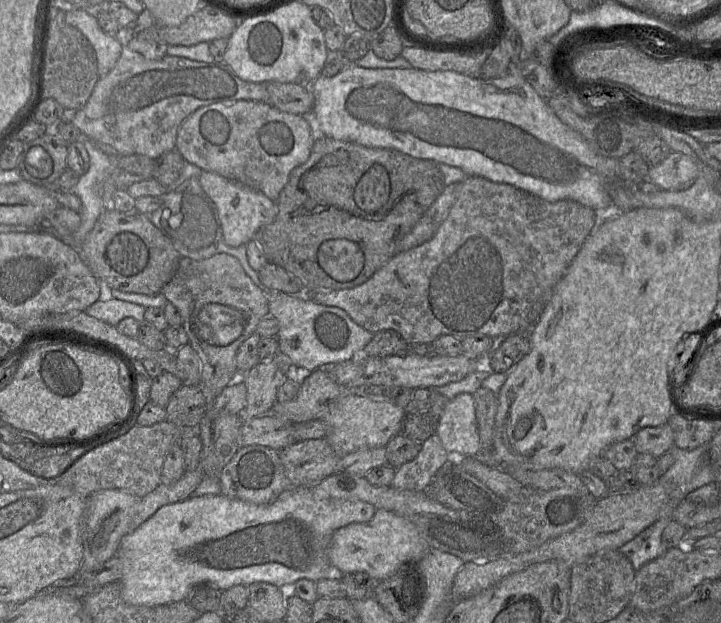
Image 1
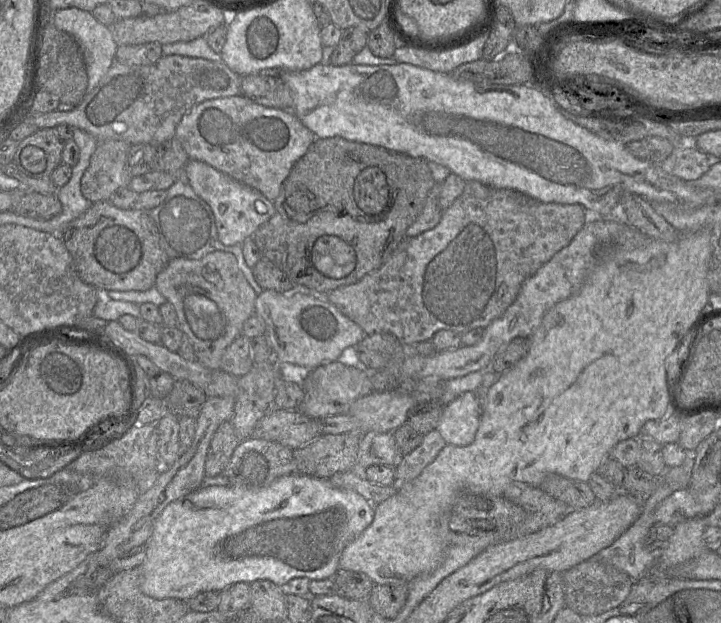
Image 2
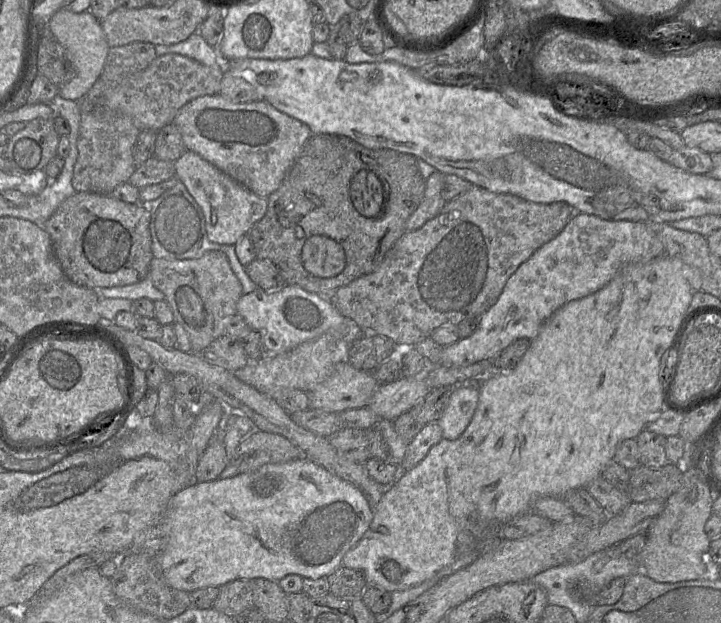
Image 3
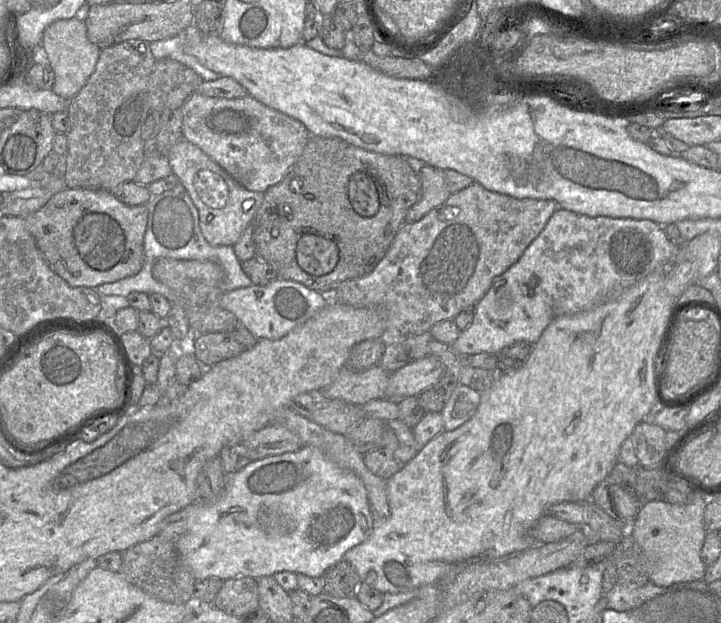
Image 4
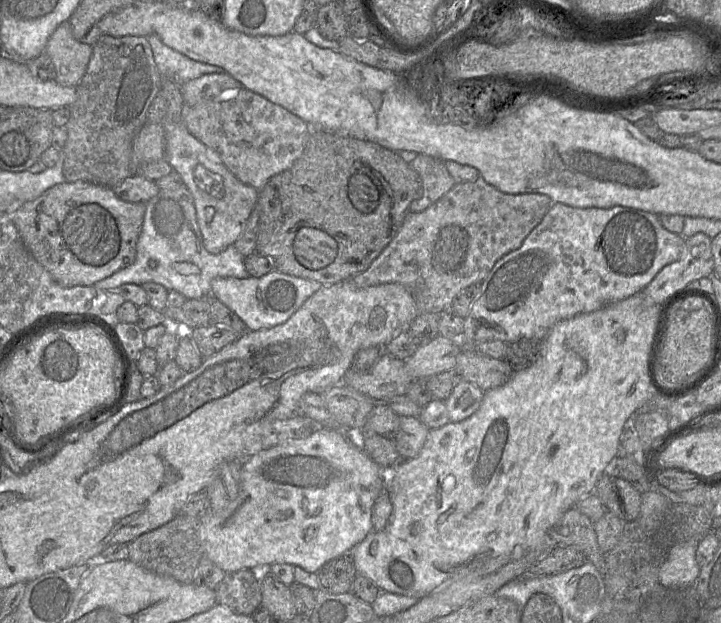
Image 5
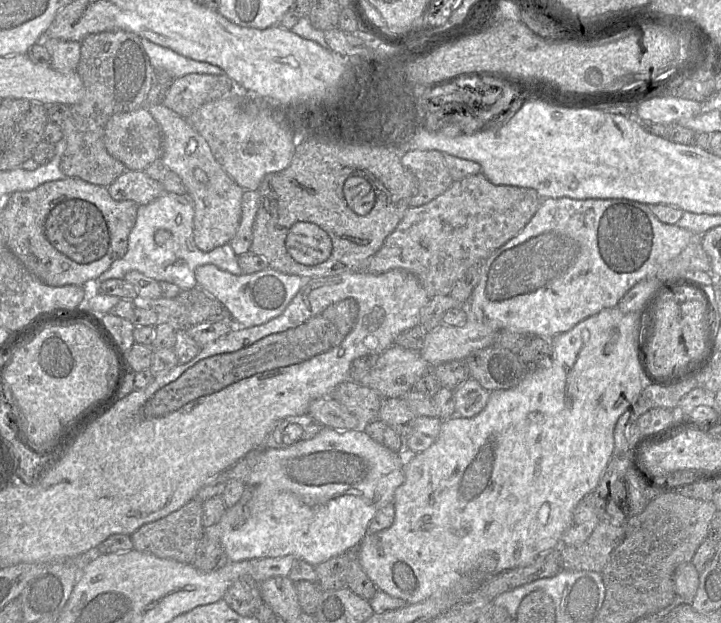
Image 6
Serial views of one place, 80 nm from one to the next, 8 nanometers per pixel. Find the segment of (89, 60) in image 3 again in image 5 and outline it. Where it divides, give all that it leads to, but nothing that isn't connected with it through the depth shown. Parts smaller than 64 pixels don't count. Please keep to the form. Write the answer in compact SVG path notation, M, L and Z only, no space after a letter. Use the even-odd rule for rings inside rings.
M64 21L50 35L44 52L52 60L56 82L76 87L85 74L92 45L76 40L70 24Z

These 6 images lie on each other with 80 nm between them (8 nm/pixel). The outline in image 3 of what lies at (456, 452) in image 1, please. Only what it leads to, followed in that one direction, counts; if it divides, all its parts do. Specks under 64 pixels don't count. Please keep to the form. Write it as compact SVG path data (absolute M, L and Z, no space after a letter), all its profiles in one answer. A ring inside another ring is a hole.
M479 385L454 387L442 416L437 421L442 429L442 438L456 440L472 420L479 400Z

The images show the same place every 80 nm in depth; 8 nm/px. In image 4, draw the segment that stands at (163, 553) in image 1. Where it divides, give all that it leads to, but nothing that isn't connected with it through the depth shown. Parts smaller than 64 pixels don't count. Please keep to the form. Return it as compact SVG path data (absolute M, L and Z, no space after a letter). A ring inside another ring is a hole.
M304 445L295 452L250 461L240 470L224 475L224 490L215 502L204 503L197 500L191 504L191 516L184 533L176 540L175 546L181 560L191 571L196 581L211 577L219 578L223 582L237 577L259 579L264 576L274 576L282 571L302 573L310 577L321 577L326 570L342 560L348 550L364 542L373 529L374 519L370 512L367 490L361 479L333 462L320 449Z

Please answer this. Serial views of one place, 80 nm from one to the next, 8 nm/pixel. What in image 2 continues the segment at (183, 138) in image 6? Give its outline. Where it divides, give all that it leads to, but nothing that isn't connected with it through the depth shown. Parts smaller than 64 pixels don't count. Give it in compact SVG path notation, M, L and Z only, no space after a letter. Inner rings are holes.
M189 159L184 172L194 192L211 207L218 239L225 246L242 245L274 214L272 201L204 162Z

